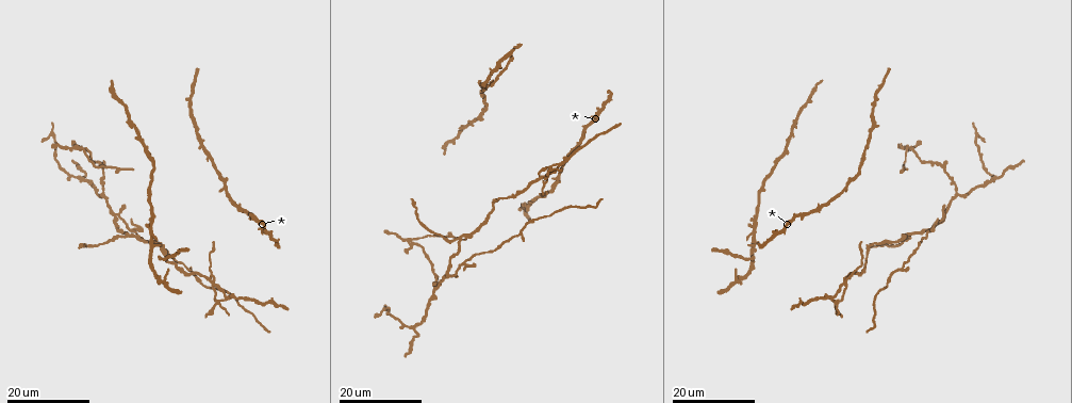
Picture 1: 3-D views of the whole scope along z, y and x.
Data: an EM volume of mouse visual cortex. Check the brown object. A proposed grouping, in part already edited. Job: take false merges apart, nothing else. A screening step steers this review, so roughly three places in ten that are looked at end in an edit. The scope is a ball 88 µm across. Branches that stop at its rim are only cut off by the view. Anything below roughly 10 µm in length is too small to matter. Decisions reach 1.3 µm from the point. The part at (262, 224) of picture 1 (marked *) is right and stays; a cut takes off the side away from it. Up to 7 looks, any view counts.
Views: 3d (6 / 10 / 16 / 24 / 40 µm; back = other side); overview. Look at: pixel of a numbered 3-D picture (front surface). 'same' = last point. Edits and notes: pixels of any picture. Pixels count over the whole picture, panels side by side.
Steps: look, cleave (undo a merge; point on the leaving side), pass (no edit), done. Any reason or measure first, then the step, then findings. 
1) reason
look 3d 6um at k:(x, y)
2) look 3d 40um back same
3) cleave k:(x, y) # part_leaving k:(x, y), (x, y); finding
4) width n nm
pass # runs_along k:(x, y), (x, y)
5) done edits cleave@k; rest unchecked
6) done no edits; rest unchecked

three-way junction
look 3d 24um at 1:(126, 235)

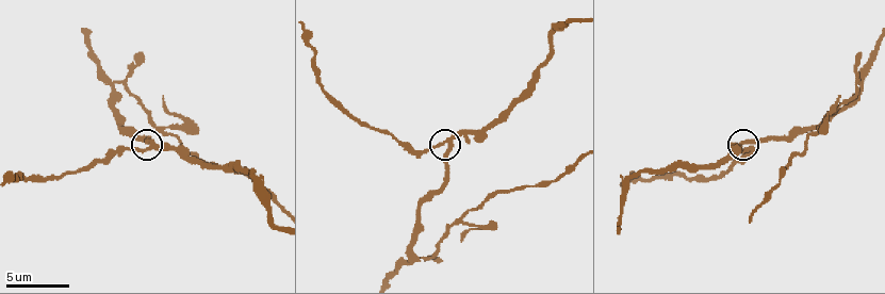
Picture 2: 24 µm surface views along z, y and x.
look 3d 6um at 2:(450, 147)

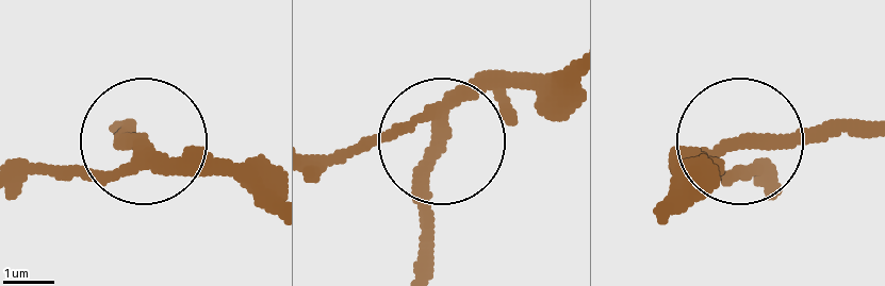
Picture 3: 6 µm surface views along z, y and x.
side_arm 20 um
pass # runs_along 3:(562, 66), (487, 87), (440, 138), (372, 134), (321, 160); one neuron here

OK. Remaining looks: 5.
four or more arms meet
look 3d 10um at 2:(110, 81)

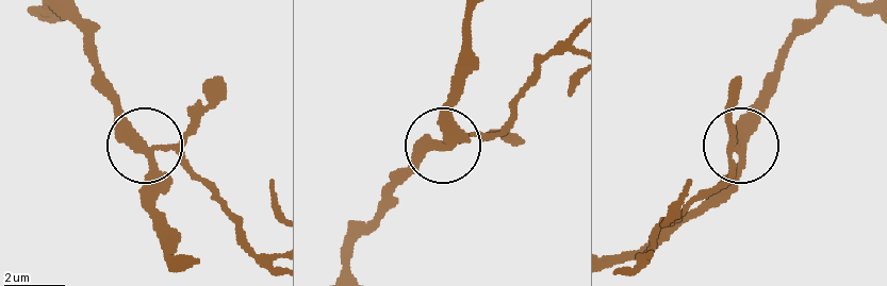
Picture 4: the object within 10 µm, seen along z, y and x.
width 250 nm
cleave 4:(192, 125) # part_leaving 4:(153, 150), (182, 158), (253, 250), (274, 263); two neurons meet here

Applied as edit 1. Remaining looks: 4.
look overview

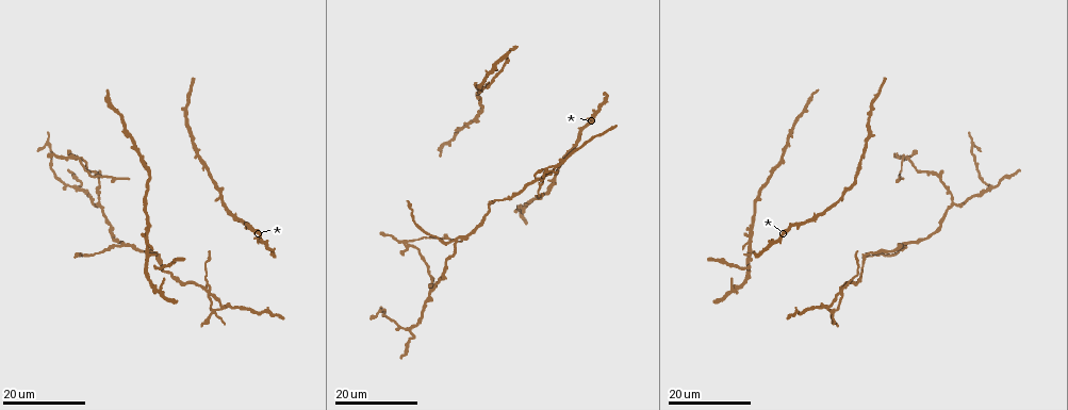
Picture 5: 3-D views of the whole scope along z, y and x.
a fork
look 3d 24um at 5:(429, 292)

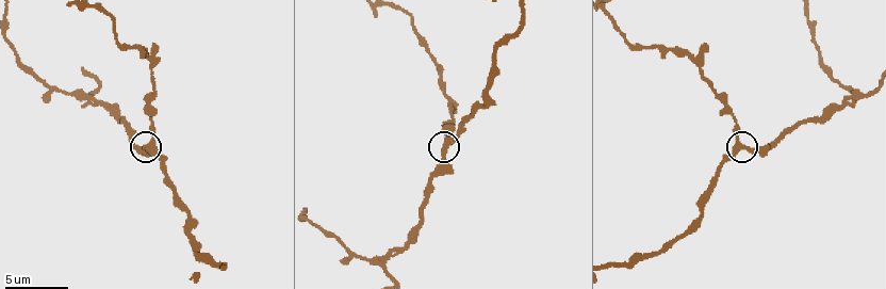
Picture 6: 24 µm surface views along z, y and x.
look 3d 6um at 6:(150, 144)

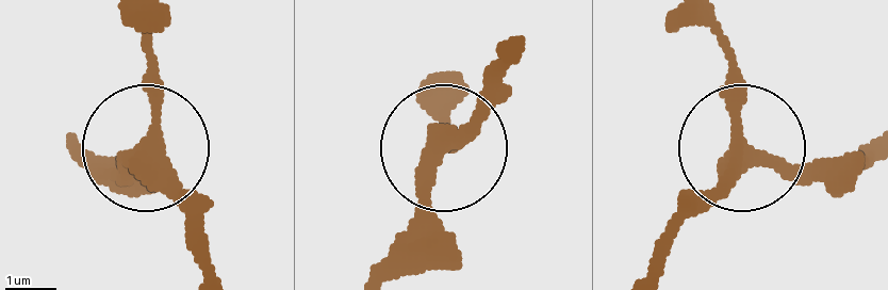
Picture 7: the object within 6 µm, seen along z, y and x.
pass # runs_along 7:(655, 270), (740, 147), (799, 168), (858, 168); continuous, no second neuron

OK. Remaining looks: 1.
done edits cleave@4; rest unchecked

